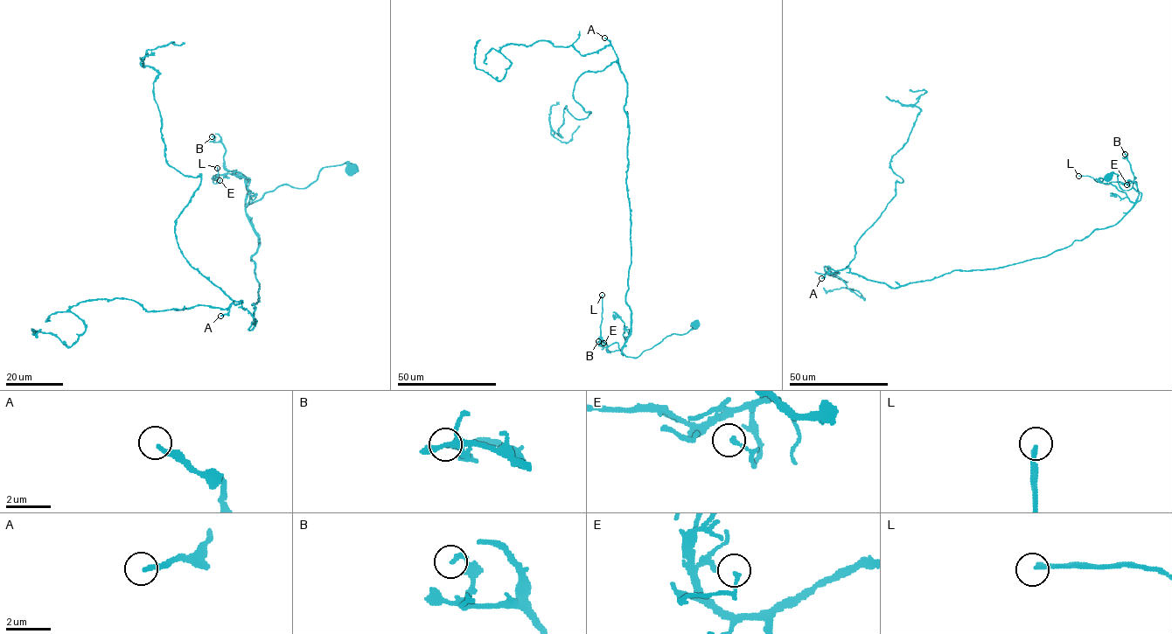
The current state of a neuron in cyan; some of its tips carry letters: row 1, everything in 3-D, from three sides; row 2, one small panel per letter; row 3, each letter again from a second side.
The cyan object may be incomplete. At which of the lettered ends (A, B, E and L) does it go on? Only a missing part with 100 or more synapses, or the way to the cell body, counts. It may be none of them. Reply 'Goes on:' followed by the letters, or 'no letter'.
Goes on: no letter

